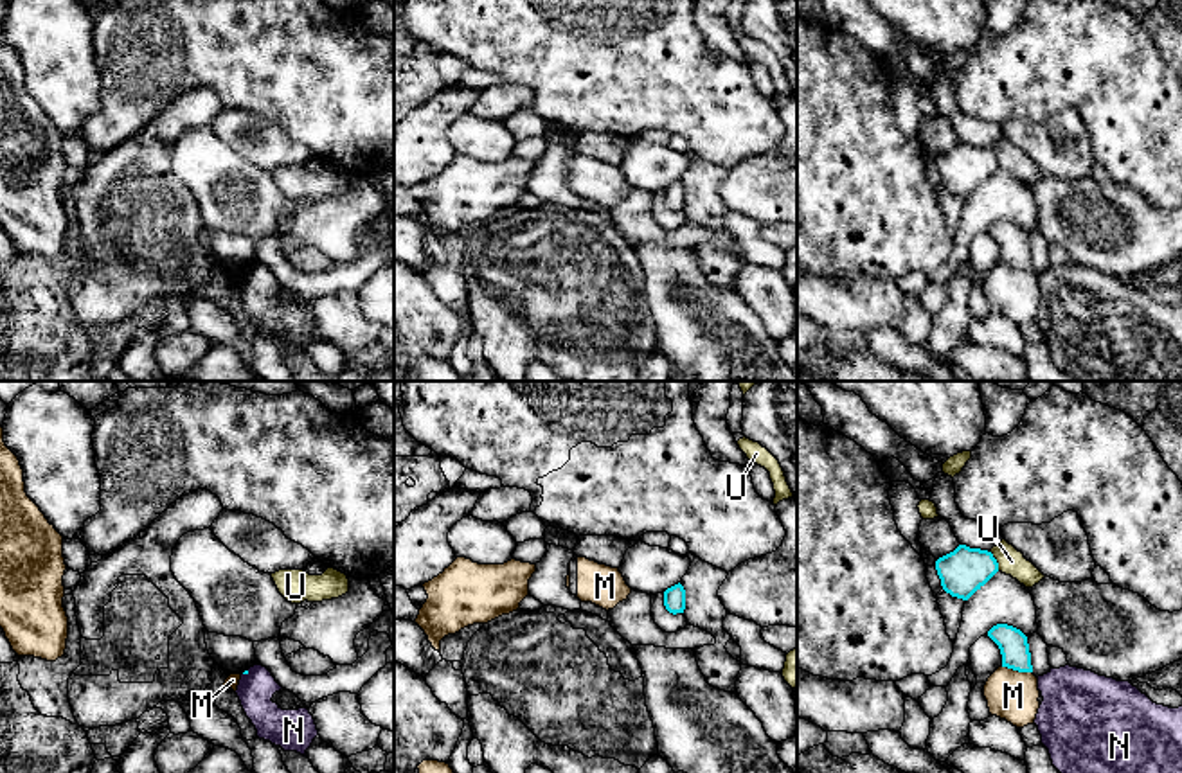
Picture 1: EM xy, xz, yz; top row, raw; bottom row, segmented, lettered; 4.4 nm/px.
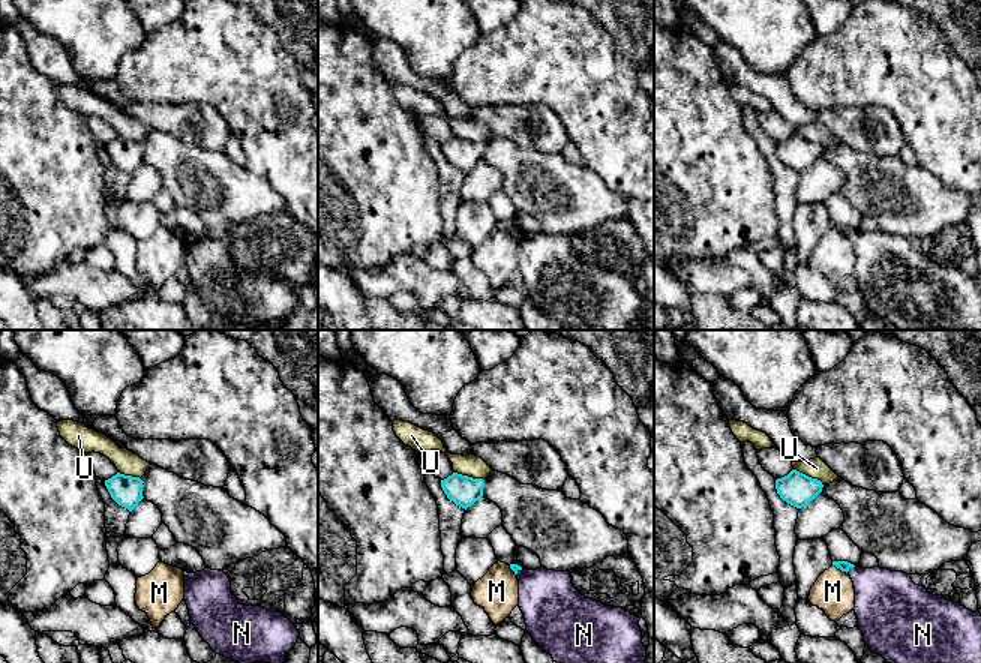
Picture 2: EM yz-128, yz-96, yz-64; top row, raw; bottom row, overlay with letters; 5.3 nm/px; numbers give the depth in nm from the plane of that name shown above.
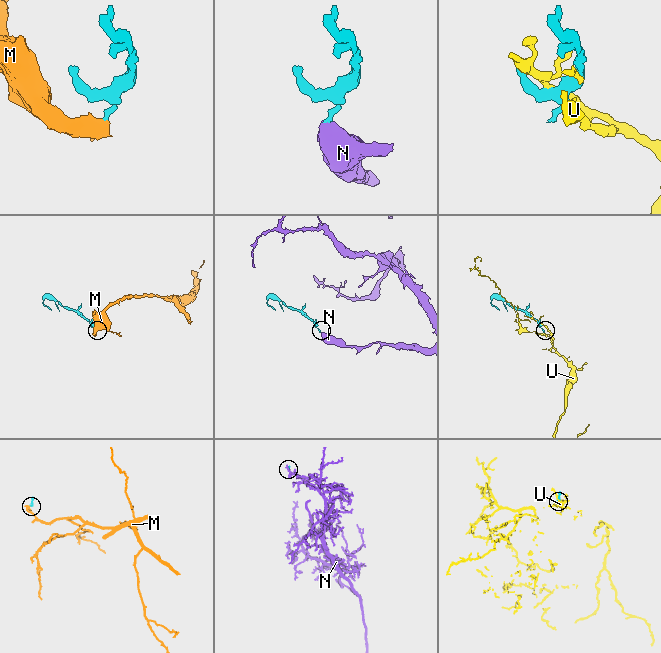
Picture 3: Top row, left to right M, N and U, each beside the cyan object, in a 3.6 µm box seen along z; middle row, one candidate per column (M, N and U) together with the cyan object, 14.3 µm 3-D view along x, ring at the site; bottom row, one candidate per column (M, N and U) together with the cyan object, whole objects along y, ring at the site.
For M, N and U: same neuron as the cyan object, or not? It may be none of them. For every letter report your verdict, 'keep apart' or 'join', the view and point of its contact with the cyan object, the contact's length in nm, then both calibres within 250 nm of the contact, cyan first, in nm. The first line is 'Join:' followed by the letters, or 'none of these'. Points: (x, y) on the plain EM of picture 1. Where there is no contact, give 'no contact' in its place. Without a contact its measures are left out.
Join: N
M: keep apart; contact yz (1017, 266); length 140 nm; calibres 130 and 220 nm
N: join; contact xy (245, 270); length 40 nm; calibres 20 and 160 nm
U: keep apart; contact yz (995, 157); length 110 nm; calibres 200 and 120 nm

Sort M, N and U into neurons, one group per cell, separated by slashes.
M / N / U

